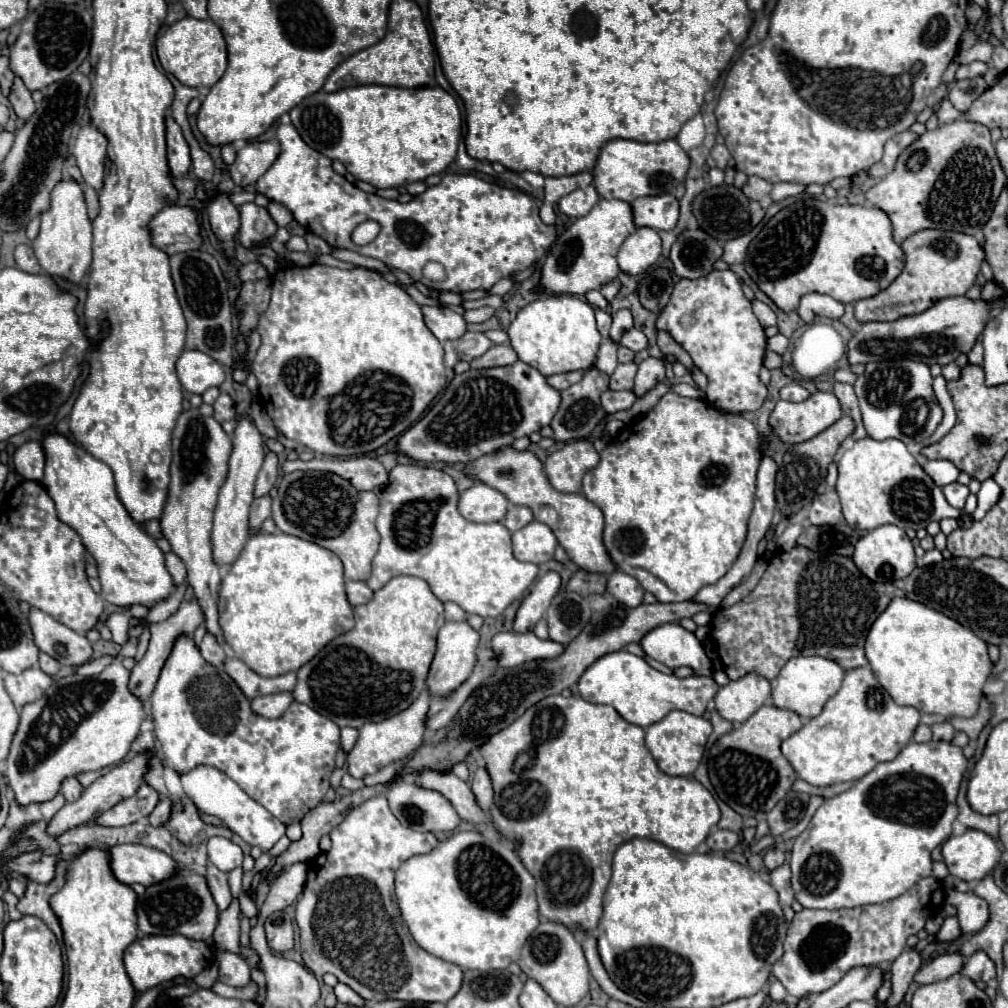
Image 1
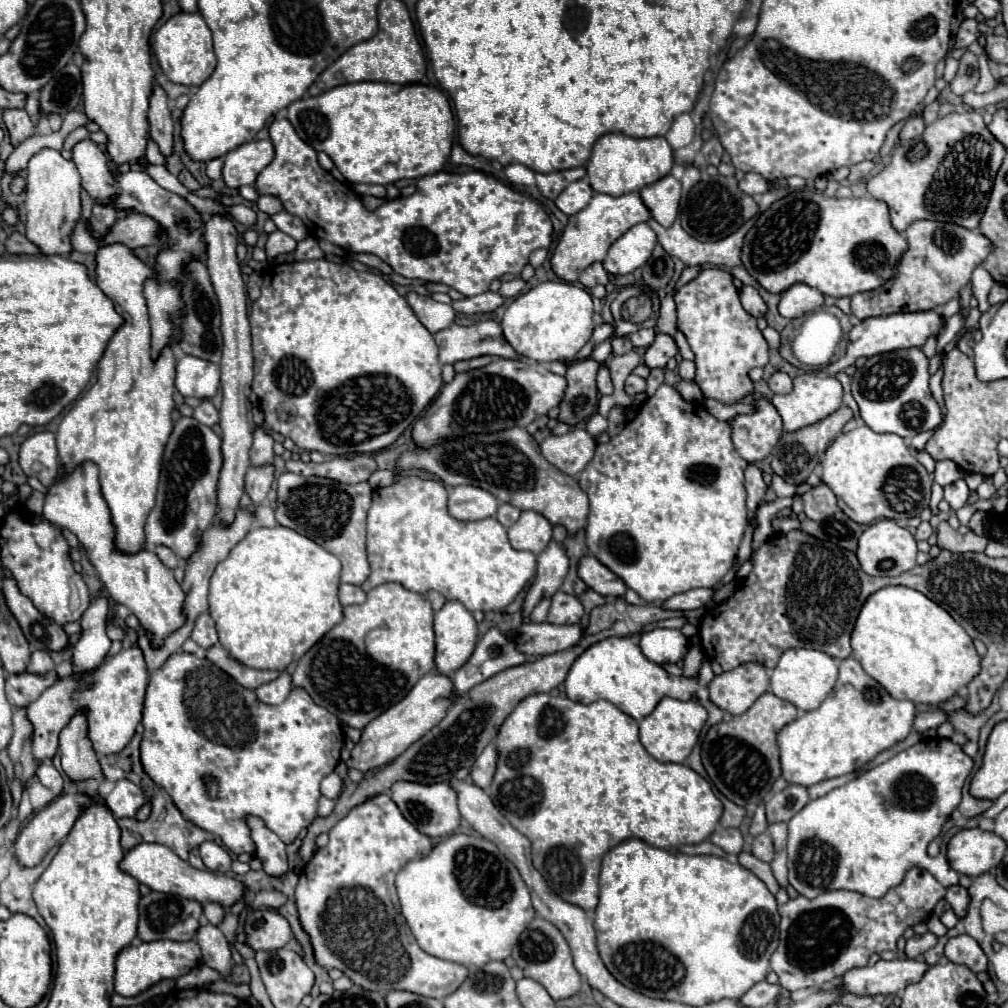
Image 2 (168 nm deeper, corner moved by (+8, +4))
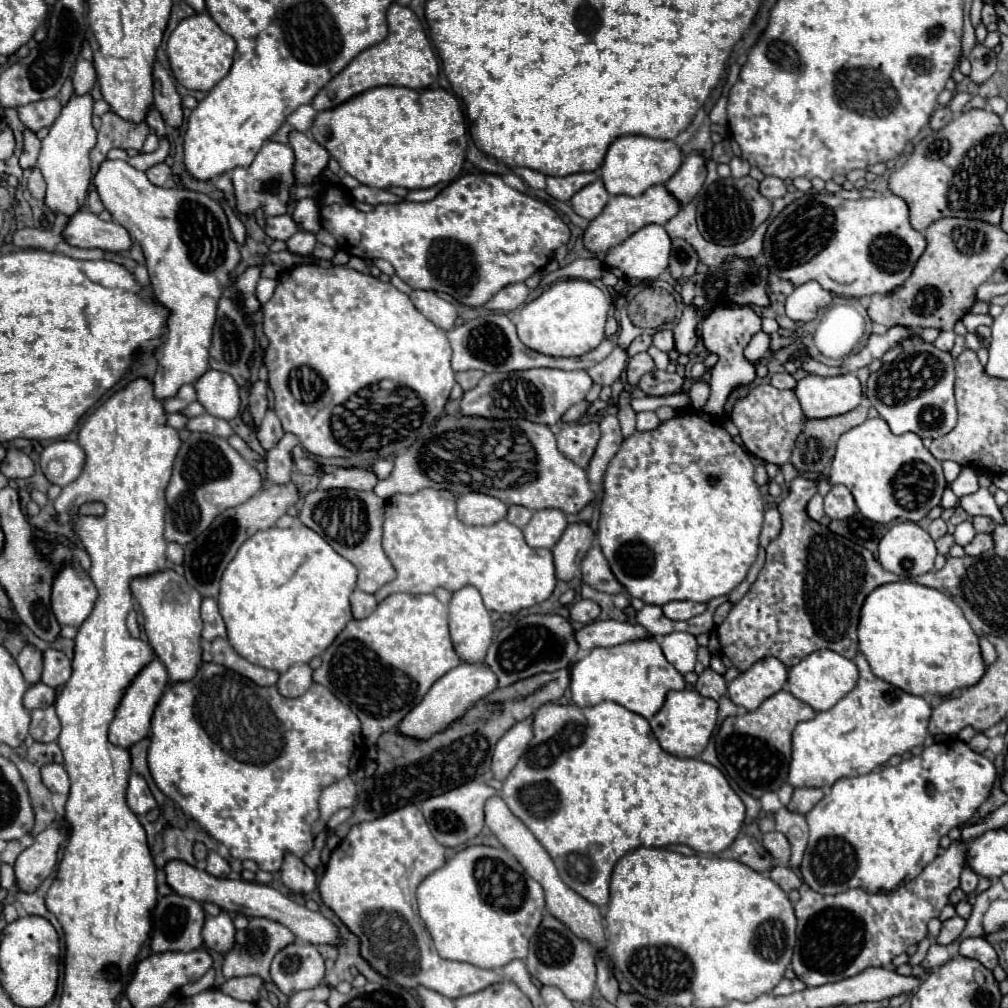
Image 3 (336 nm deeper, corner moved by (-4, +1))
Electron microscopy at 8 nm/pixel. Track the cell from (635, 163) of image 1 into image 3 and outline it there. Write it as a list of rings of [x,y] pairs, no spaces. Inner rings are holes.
[[[642,135],[618,137],[610,147],[602,163],[602,183],[610,195],[638,197],[652,185],[664,185],[682,165],[682,151],[674,141],[652,139]]]

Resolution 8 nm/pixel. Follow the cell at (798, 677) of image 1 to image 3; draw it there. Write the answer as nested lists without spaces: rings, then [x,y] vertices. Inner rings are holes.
[[[828,649],[814,651],[806,659],[788,669],[788,691],[796,699],[808,703],[814,711],[828,711],[830,707],[834,707],[846,693],[854,689],[856,681],[858,681],[858,667],[850,659]]]

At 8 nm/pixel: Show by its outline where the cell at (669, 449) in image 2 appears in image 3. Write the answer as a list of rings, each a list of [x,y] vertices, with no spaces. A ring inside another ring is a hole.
[[[680,411],[672,419],[660,423],[660,427],[652,431],[636,431],[628,439],[622,441],[620,451],[614,455],[610,461],[606,473],[604,473],[604,497],[600,503],[600,519],[598,519],[598,545],[610,563],[612,573],[616,579],[628,589],[632,597],[642,599],[644,603],[650,605],[666,605],[670,601],[710,601],[712,597],[718,595],[728,595],[736,585],[740,585],[750,569],[750,565],[756,561],[758,555],[758,535],[762,529],[762,513],[764,513],[764,503],[758,485],[754,483],[754,465],[752,459],[748,457],[746,449],[740,447],[732,435],[722,427],[722,423],[704,419],[698,411]]]

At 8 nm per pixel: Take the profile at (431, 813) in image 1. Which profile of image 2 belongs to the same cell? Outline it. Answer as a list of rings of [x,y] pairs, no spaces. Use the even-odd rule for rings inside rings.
[[[394,784],[392,800],[398,804],[406,820],[410,820],[422,834],[430,838],[450,836],[460,826],[460,812],[458,812],[458,794],[448,784]]]

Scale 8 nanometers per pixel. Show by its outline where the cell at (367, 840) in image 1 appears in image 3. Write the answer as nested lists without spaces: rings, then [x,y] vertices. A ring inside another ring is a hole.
[[[410,803],[410,807],[402,807],[398,811],[392,811],[390,815],[354,825],[350,833],[346,835],[346,839],[342,839],[342,843],[330,853],[324,873],[318,879],[318,891],[320,891],[320,899],[324,901],[324,905],[328,905],[340,917],[340,921],[358,937],[360,955],[374,971],[398,983],[400,987],[406,987],[406,989],[428,987],[450,999],[458,999],[458,997],[476,993],[492,983],[498,983],[502,981],[502,977],[496,971],[480,969],[470,963],[442,959],[436,953],[432,937],[426,931],[422,919],[418,917],[414,905],[408,901],[408,897],[404,895],[404,889],[400,887],[400,883],[420,883],[422,877],[442,867],[444,851],[446,849],[432,837],[426,825],[426,819],[422,817],[422,811]]]

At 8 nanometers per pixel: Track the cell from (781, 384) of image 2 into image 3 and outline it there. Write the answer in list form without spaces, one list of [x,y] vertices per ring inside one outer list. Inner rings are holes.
[[[776,373],[776,375],[772,375],[770,383],[776,389],[794,389],[796,387],[796,379],[790,373]]]

